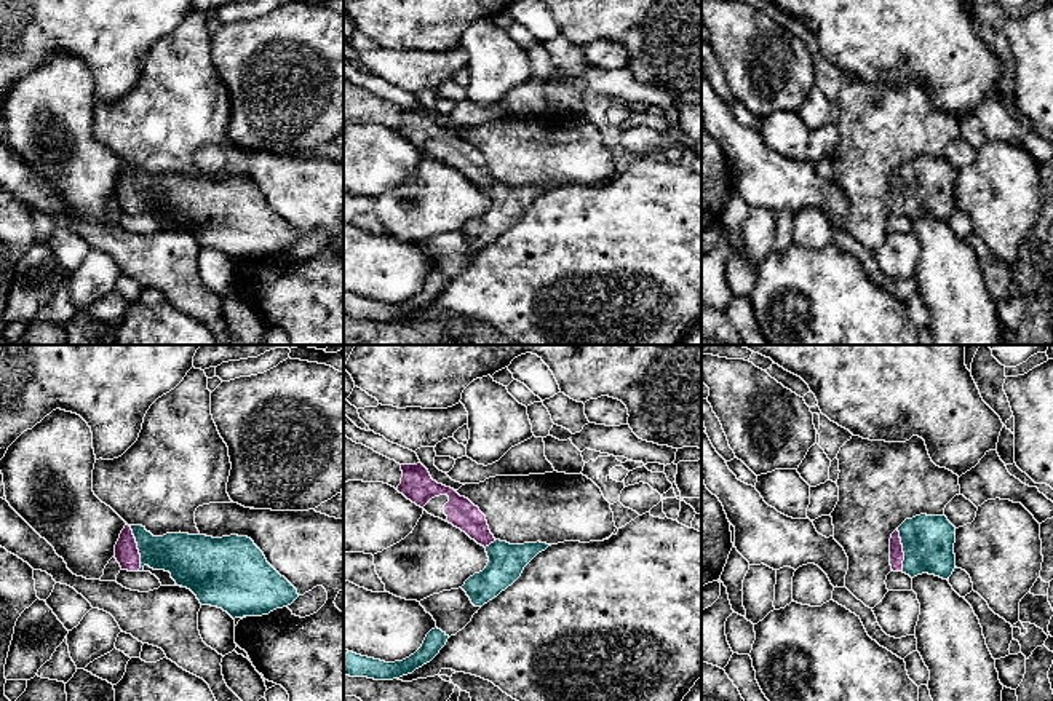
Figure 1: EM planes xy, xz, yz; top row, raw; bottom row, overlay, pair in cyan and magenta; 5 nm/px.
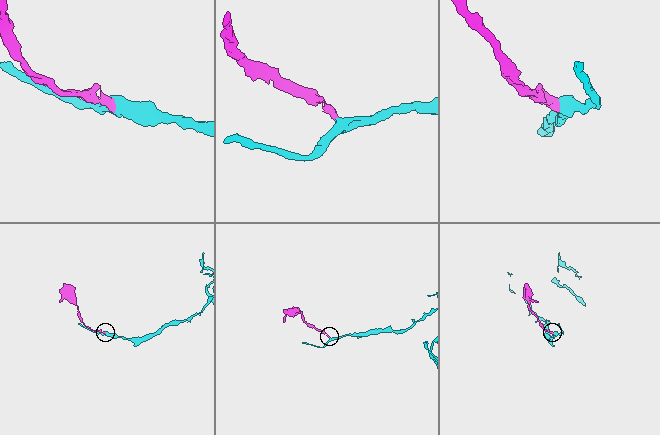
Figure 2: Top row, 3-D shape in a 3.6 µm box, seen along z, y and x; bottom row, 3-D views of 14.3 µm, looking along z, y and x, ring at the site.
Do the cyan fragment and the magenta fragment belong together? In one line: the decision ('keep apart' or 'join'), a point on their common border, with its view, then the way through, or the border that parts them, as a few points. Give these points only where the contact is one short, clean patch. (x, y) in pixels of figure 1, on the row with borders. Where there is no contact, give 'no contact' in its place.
join; contact xy (138, 548); way xy (184, 556), (138, 548), (127, 553)

